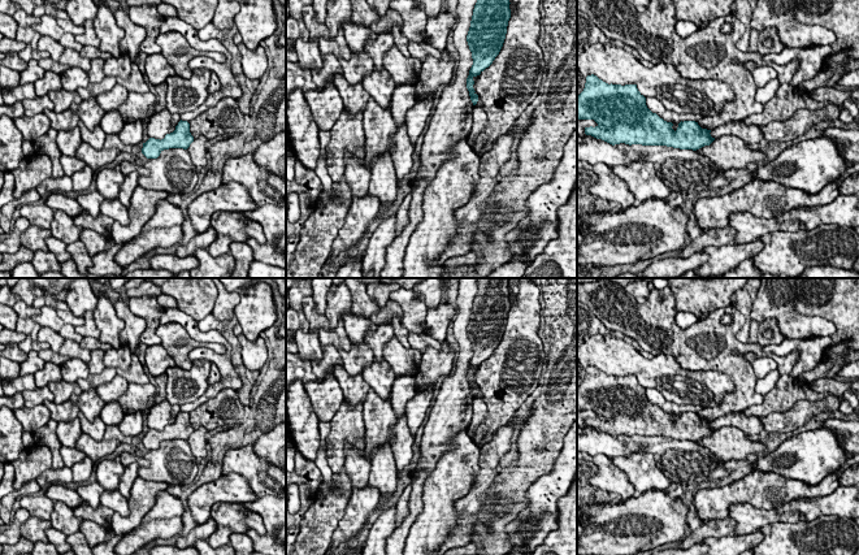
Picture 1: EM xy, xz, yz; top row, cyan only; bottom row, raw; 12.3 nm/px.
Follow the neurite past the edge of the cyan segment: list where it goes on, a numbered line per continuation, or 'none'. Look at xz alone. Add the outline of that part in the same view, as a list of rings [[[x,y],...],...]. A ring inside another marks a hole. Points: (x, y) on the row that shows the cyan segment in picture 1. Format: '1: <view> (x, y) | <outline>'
none

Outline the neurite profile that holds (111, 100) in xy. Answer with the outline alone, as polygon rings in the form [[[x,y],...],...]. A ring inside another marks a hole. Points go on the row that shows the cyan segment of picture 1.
[[[116,84],[110,91],[96,96],[97,104],[104,112],[118,109],[118,107],[126,101],[129,91],[121,84]]]

